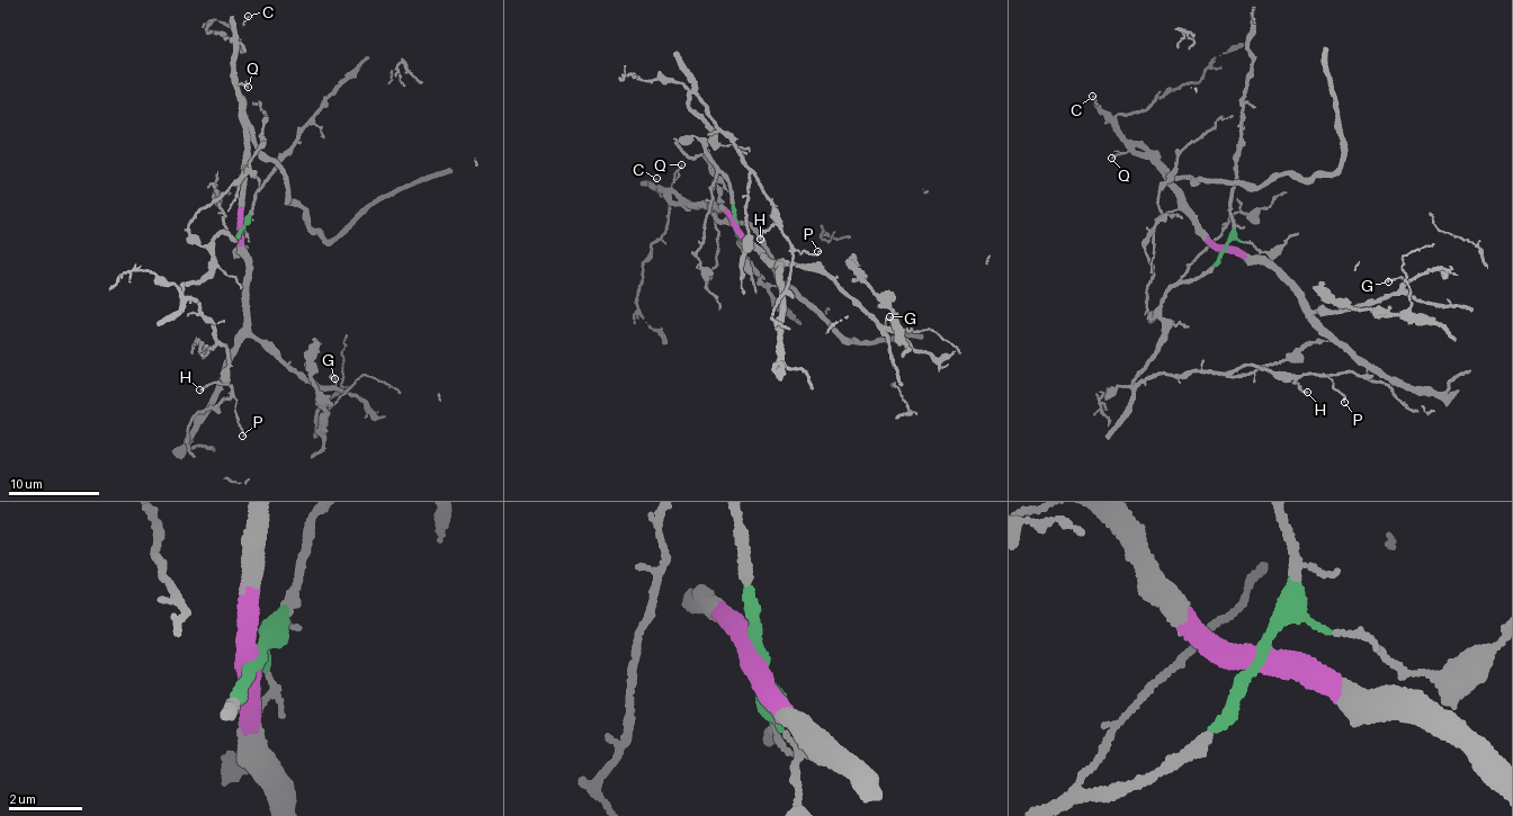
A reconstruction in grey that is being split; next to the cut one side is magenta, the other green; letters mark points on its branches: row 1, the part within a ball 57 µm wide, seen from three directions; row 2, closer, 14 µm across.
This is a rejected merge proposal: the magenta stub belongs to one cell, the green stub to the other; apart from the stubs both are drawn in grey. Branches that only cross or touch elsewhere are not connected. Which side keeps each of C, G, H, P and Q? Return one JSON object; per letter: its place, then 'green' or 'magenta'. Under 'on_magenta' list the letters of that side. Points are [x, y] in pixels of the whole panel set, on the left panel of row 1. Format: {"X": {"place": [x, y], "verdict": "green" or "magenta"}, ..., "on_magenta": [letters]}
{"C": {"place": [248, 16], "verdict": "magenta"}, "G": {"place": [334, 378], "verdict": "magenta"}, "H": {"place": [199, 389], "verdict": "green"}, "P": {"place": [242, 436], "verdict": "green"}, "Q": {"place": [248, 87], "verdict": "magenta"}, "on_magenta": ["C", "G", "Q"]}

